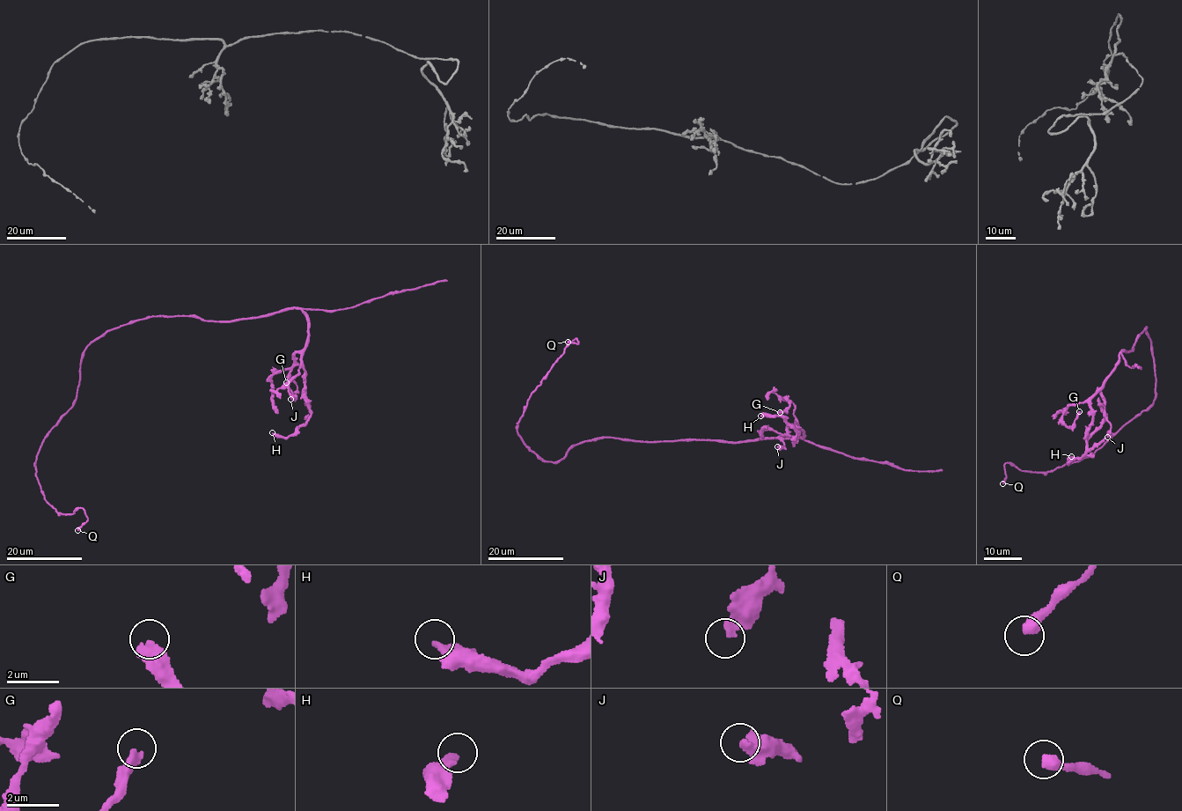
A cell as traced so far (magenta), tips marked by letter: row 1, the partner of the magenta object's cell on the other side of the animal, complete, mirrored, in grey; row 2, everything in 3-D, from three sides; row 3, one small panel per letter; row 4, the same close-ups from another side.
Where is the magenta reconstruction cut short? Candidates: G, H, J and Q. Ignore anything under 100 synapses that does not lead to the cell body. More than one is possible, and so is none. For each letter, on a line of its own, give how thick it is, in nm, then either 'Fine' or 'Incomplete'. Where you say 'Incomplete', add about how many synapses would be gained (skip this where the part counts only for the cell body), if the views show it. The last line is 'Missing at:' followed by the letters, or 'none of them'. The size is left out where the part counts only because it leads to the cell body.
G: Thickness 460 nm. Fine
H: Thickness 340 nm. Fine
J: Thickness 400 nm. Fine
Q: Thickness 400 nm. Fine
Missing at: none of them

